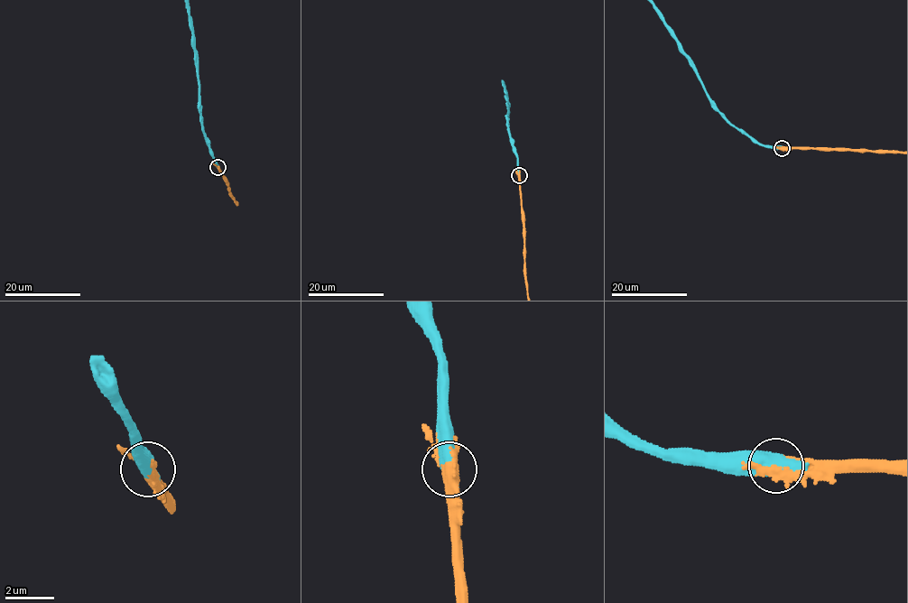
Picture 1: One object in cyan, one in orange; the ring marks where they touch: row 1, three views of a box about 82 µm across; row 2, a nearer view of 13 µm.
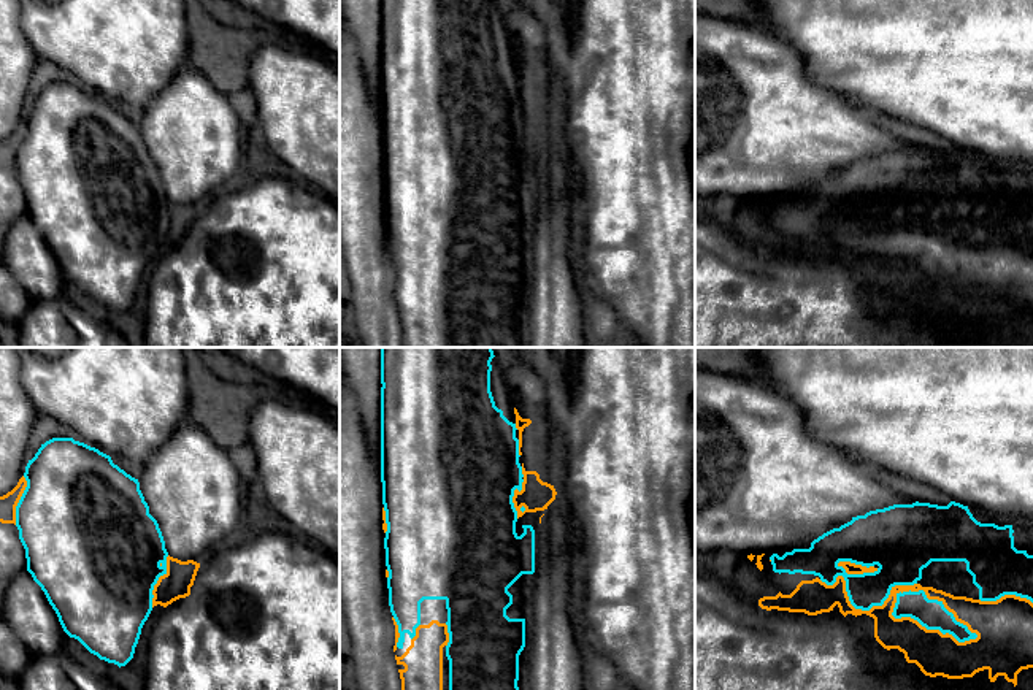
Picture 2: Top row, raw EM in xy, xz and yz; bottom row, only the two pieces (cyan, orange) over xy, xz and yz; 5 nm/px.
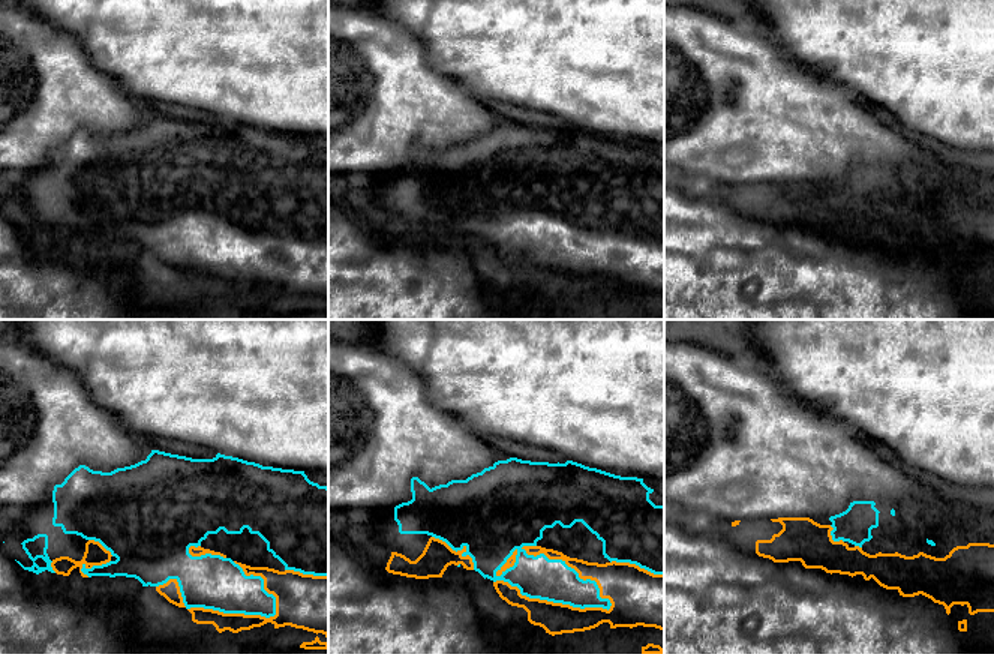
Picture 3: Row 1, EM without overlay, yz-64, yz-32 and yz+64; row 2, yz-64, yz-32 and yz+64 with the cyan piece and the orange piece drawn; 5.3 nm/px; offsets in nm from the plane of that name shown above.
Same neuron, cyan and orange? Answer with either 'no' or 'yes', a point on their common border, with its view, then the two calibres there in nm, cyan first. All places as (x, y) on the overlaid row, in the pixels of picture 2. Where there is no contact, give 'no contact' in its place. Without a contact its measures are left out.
yes; meets cyan in yz at (936, 600); 150 nm thick on the cyan side, 200 nm on the other

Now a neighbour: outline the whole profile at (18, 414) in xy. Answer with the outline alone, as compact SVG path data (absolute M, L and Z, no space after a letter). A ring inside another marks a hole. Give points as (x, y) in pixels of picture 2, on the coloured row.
M0 347L0 496L11 492L25 473L29 436L38 411L19 379L19 355L13 347Z

